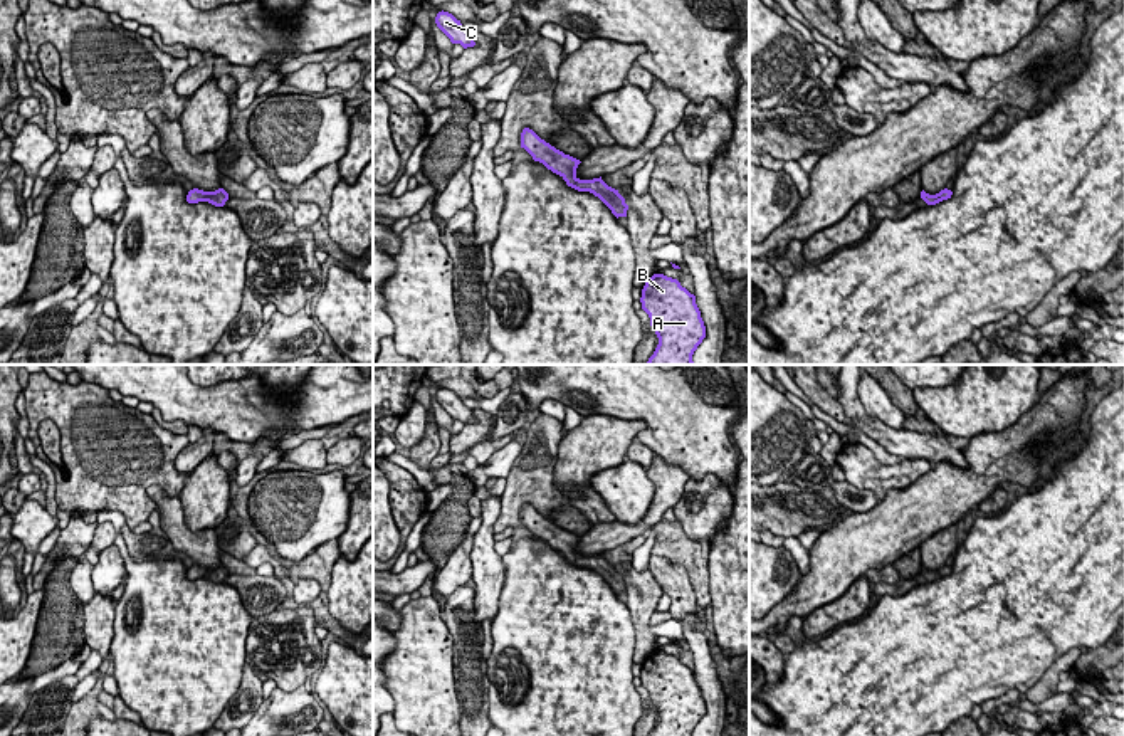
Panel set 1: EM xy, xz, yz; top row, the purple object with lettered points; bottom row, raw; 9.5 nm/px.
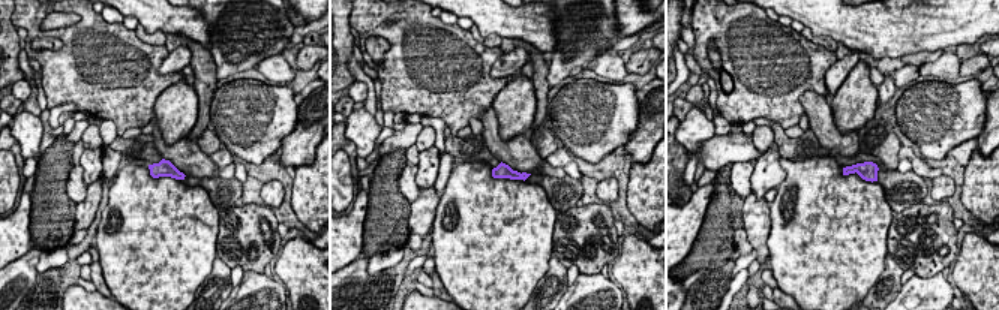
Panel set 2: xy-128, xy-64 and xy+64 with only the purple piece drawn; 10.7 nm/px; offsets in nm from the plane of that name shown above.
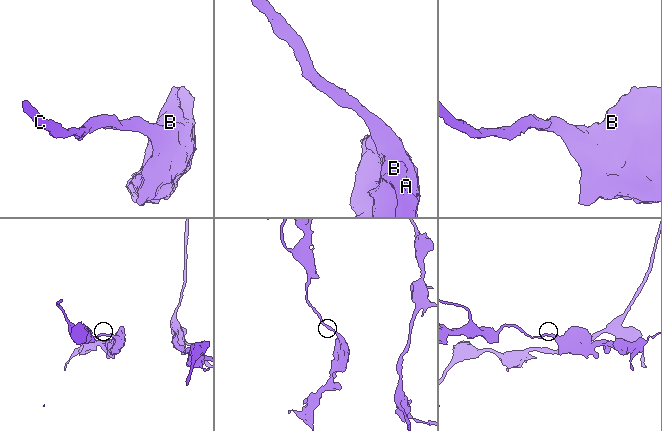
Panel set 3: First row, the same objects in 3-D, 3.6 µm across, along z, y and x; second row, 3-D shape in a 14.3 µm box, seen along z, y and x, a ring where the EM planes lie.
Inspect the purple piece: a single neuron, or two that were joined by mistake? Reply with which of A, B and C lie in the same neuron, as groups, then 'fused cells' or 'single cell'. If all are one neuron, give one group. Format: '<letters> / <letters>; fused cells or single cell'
A B C; single cell

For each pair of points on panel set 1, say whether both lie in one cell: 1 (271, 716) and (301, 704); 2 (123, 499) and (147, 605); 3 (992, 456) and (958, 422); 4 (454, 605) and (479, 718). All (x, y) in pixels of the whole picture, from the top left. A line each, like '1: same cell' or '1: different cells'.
1: same cell
2: different cells
3: different cells
4: same cell

